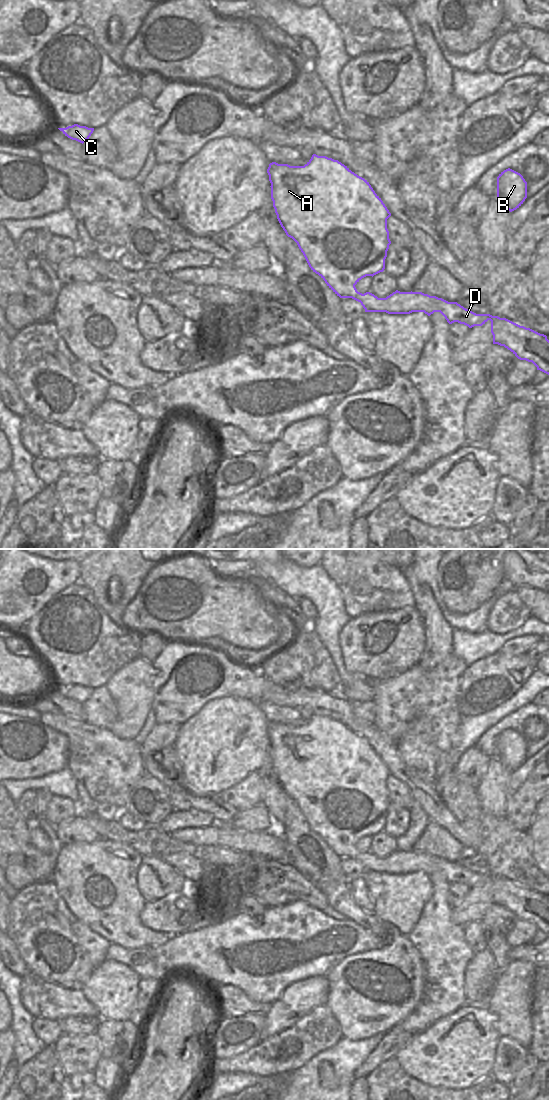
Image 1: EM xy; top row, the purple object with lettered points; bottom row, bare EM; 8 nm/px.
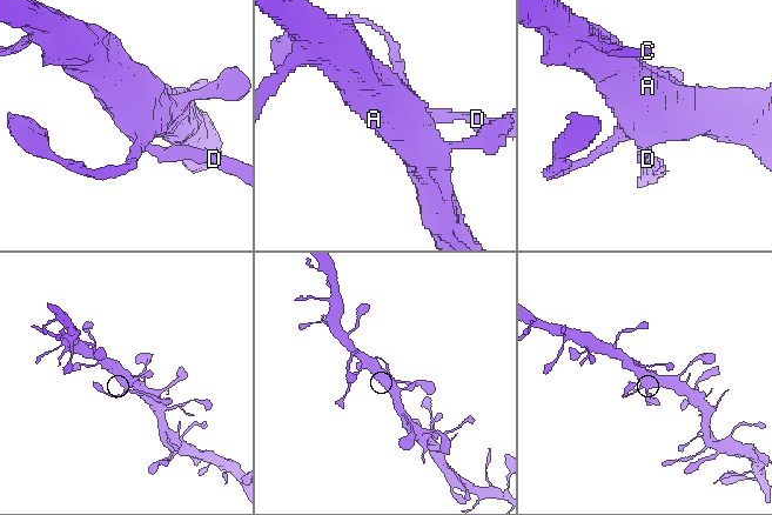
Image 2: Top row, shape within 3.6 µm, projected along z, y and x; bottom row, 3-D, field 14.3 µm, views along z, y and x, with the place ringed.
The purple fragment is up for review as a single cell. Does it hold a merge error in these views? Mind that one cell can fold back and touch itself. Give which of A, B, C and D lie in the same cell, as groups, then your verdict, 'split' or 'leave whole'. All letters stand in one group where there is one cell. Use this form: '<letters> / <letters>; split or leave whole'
A B C D; leave whole

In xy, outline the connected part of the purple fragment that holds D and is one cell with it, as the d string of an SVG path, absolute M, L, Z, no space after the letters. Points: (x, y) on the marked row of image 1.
M313 154L304 166L290 166L272 162L269 164L267 173L271 183L273 207L281 227L286 235L297 243L311 270L318 274L337 296L352 298L360 302L365 312L386 312L388 314L424 312L428 316L434 312L440 312L449 324L458 322L469 328L482 326L490 320L493 344L504 346L518 359L532 362L537 370L549 375L549 340L544 334L520 326L506 318L490 314L476 314L457 302L448 302L422 292L400 292L396 290L386 298L378 298L370 292L362 294L357 291L355 285L362 278L366 276L373 277L384 271L387 251L391 244L387 229L387 219L391 216L391 213L367 180L352 172L338 160L316 154Z

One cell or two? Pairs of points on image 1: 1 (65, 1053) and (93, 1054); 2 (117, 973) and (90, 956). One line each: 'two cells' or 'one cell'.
1: one cell
2: two cells

